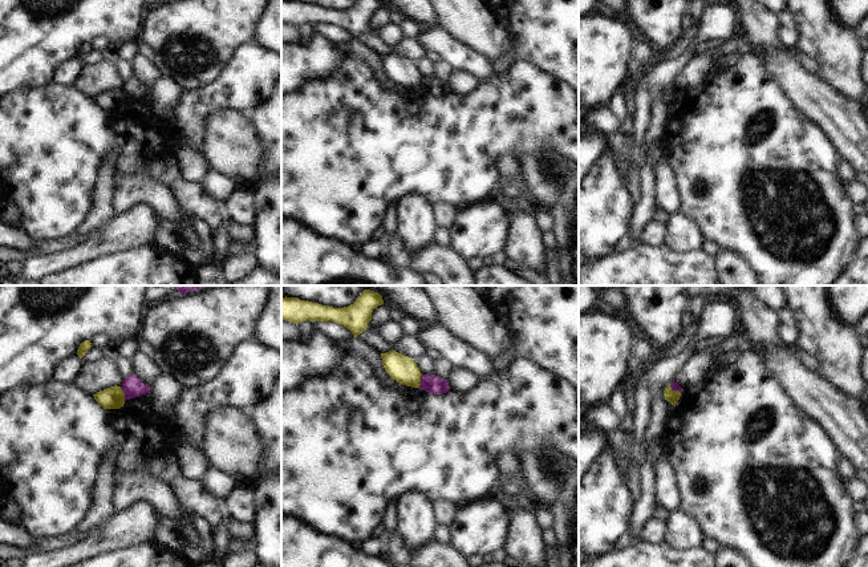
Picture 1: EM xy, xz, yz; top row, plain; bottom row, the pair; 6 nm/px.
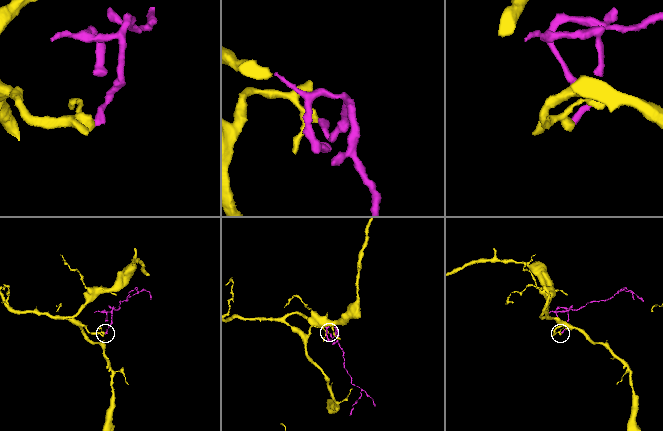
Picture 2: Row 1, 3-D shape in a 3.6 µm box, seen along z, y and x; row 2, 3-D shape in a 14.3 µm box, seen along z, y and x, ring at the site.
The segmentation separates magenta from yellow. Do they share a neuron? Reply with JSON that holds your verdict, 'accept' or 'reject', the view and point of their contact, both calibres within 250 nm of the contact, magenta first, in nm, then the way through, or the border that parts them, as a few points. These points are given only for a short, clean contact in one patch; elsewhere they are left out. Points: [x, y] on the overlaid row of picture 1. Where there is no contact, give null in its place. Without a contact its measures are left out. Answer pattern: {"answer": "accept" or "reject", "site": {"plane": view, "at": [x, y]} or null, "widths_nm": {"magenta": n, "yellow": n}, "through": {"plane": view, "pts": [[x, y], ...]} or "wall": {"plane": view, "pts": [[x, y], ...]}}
{"answer": "reject", "site": {"plane": "xy", "at": [124, 392]}, "widths_nm": {"magenta": 120, "yellow": 140}, "wall": {"plane": "xy", "pts": [[120, 387], [125, 400]]}}

